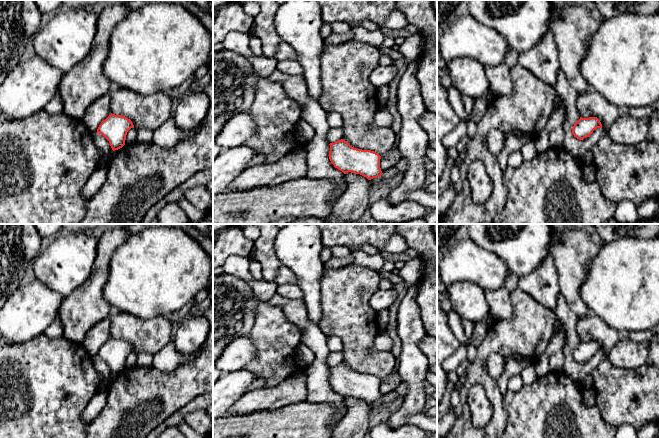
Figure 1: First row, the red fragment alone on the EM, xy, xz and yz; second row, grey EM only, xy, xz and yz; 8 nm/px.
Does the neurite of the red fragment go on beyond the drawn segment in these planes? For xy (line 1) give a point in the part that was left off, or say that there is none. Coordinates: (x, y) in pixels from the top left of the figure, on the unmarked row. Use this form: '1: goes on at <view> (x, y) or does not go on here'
1: does not go on here

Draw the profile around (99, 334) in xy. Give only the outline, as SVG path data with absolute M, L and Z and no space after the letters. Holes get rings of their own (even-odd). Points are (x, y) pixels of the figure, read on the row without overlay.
M106 318L89 329L86 333L83 346L92 358L97 356L99 349L111 338L110 320Z

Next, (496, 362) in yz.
M491 353L487 360L487 369L490 376L497 381L505 369L505 356Z

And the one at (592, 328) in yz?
M594 314L579 319L577 333L582 342L597 341L605 354L608 354L610 349L622 339L629 339L635 342L651 342L657 338L654 329L646 331L614 329Z

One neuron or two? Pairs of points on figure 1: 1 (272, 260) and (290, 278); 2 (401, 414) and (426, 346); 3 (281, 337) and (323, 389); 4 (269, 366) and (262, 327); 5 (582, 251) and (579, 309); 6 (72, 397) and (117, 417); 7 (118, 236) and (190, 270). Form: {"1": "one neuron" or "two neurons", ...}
{"1": "two neurons", "2": "two neurons", "3": "two neurons", "4": "one neuron", "5": "one neuron", "6": "two neurons", "7": "two neurons"}

